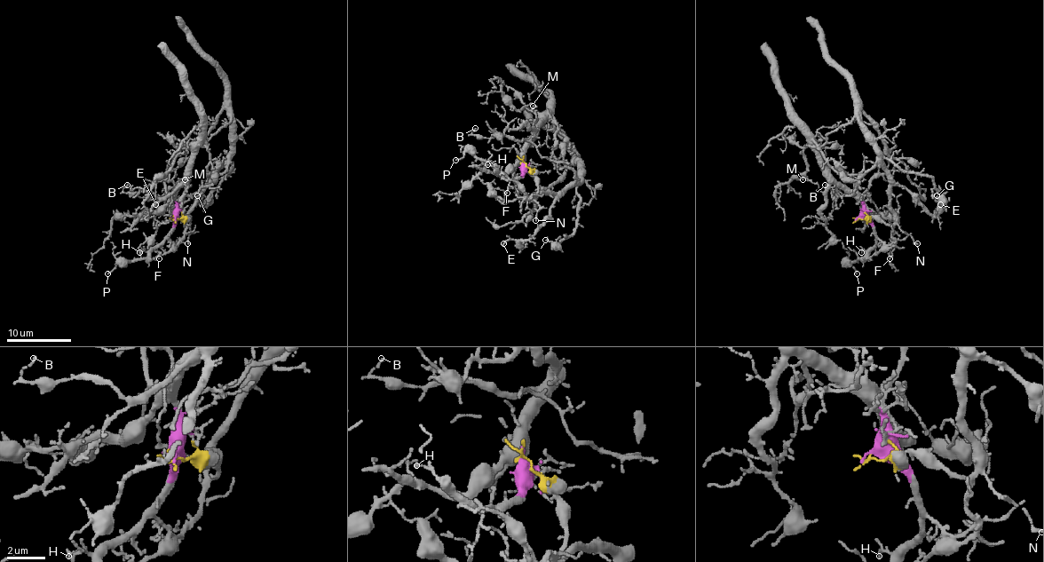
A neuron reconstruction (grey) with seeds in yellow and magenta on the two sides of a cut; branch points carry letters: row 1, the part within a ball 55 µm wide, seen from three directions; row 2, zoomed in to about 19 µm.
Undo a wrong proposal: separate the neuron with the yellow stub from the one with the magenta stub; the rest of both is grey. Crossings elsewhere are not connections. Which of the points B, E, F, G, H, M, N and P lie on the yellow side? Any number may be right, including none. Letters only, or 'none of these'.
E, G, N

